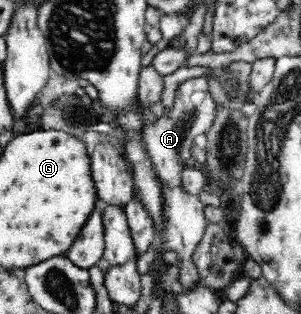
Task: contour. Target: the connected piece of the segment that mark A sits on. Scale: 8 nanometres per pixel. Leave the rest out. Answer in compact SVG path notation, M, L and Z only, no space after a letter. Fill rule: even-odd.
M192 77L182 81L174 91L174 104L168 112L162 114L158 120L142 121L142 143L147 159L150 160L154 177L159 184L161 194L161 223L157 226L154 242L148 246L143 256L137 259L137 271L142 275L152 269L156 256L167 251L176 252L180 266L180 279L184 289L200 281L197 268L193 263L193 254L207 234L209 220L205 215L205 208L198 195L194 195L182 187L183 173L192 158L192 146L201 143L204 134L212 127L218 106L208 91L206 77Z

